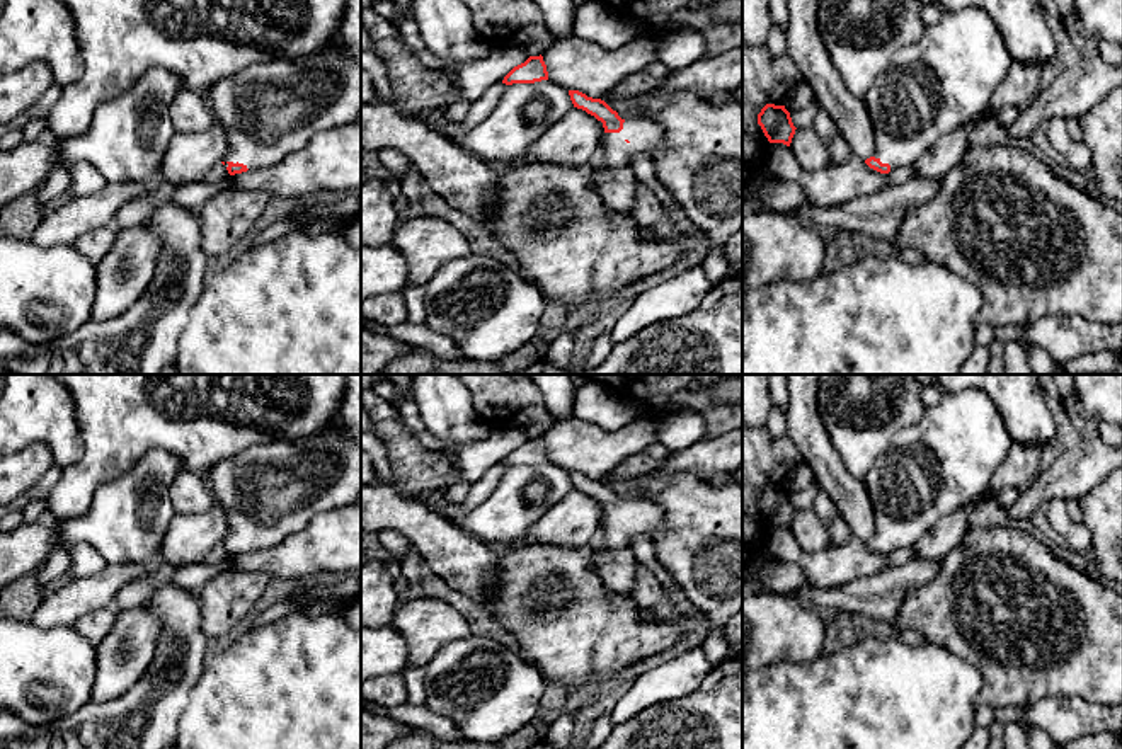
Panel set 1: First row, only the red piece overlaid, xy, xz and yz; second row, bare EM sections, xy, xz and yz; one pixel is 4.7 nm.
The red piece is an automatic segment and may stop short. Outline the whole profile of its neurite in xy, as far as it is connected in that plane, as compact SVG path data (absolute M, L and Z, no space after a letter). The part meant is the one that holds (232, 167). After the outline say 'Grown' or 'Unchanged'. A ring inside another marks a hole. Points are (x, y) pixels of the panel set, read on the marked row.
M346 0L342 24L334 44L318 54L295 60L252 63L233 77L223 77L204 100L221 126L228 152L223 157L230 175L279 163L301 150L320 131L361 117L361 0Z. Grown

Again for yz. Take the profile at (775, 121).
M766 104L761 109L758 114L758 124L761 126L770 143L783 143L787 146L790 146L797 129L785 106L775 104Z. Unchanged

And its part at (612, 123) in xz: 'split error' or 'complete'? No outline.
split error

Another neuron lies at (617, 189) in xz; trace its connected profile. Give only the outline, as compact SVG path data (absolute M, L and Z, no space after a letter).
M598 158L592 160L589 167L592 170L592 184L601 201L618 213L632 213L638 191L638 179L632 169L610 172Z

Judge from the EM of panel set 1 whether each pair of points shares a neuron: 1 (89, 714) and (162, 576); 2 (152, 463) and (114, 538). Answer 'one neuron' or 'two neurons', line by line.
1: one neuron
2: one neuron

